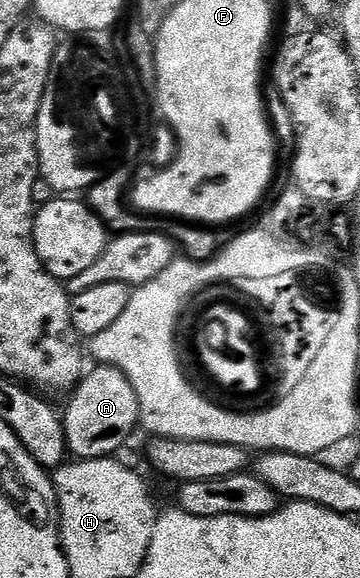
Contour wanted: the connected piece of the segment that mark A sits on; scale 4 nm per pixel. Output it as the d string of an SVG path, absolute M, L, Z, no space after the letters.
M95 366L75 385L70 393L67 409L62 409L63 429L67 439L67 451L75 460L111 458L131 436L134 428L140 427L139 399L133 382L125 378L120 368Z

